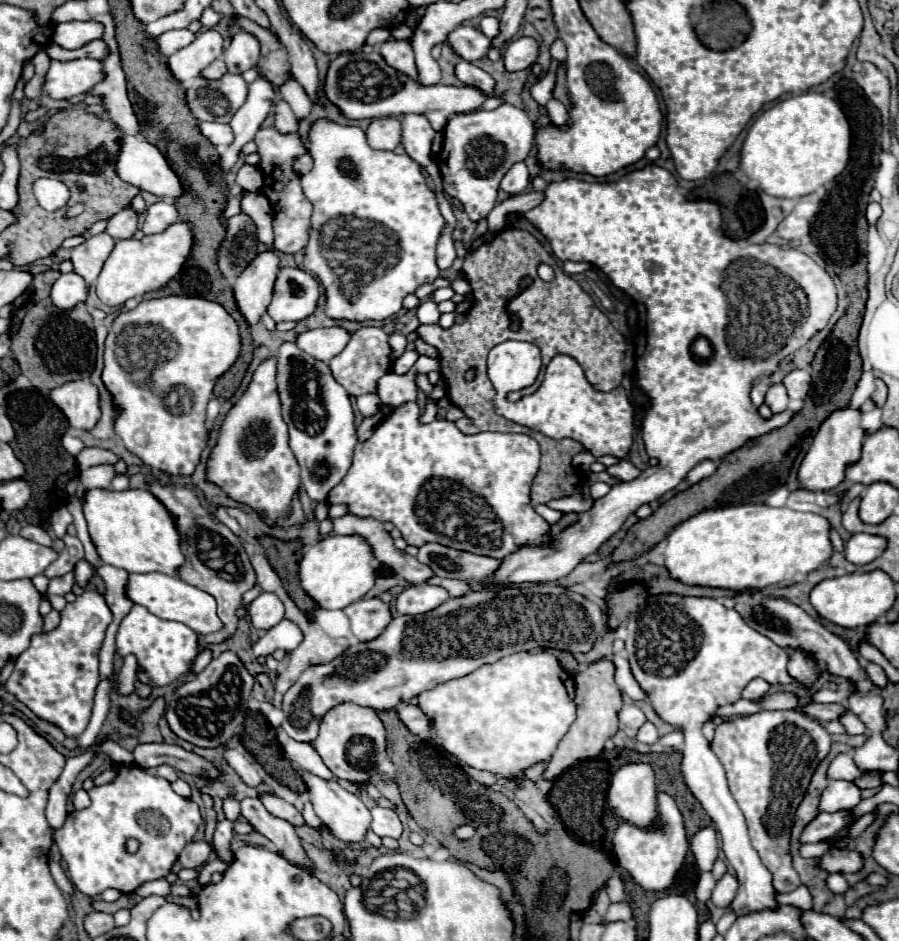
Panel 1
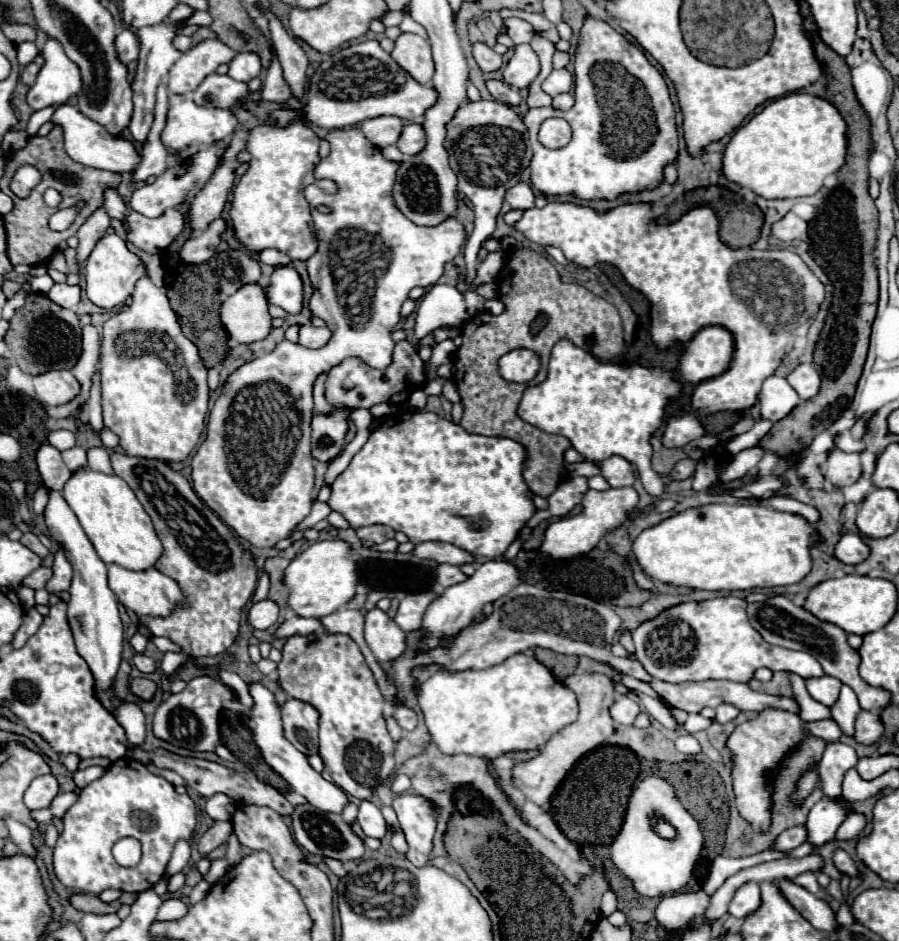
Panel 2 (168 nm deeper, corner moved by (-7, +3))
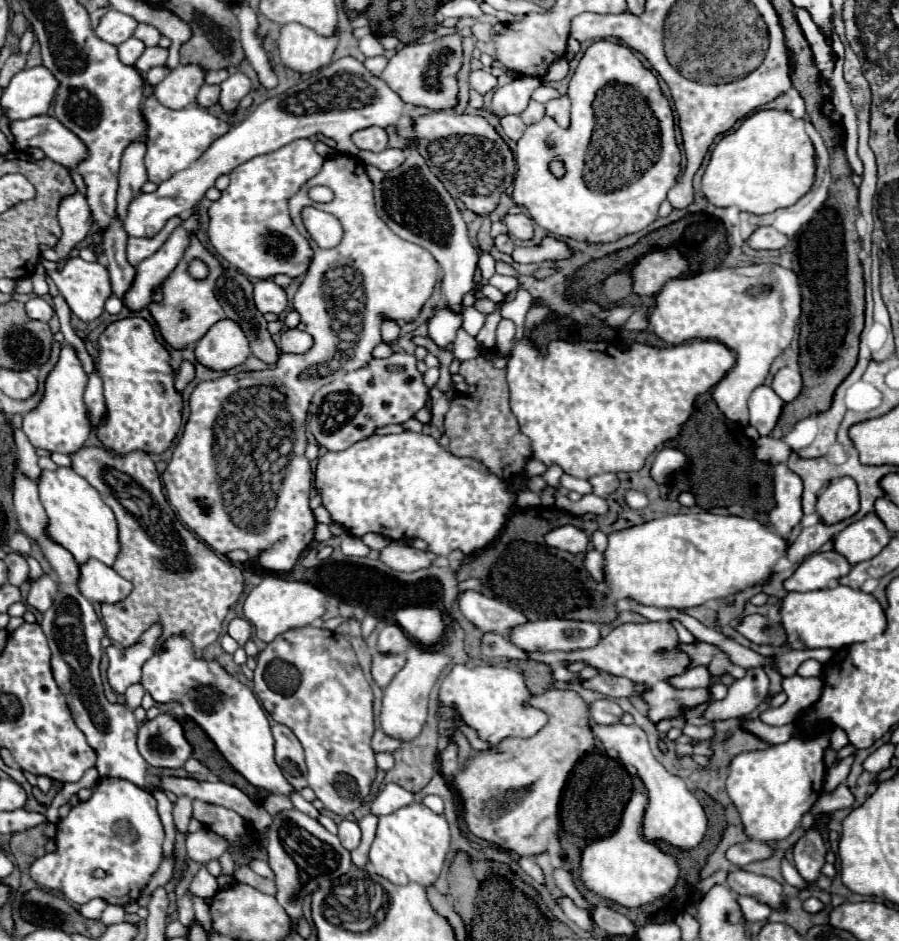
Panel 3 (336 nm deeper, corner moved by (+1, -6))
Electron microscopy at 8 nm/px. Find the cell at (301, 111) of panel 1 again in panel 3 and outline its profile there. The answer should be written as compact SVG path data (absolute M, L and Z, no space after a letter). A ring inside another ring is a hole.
M297 139L279 151L257 155L235 167L235 171L229 173L229 187L223 191L221 199L207 209L207 235L215 252L249 277L269 279L279 273L291 279L301 277L311 265L313 249L291 223L287 201L305 181L321 171L323 163L325 159L317 155L309 139Z

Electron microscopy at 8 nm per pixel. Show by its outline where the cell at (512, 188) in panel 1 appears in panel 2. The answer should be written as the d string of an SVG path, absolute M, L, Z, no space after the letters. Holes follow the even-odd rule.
M517 182L513 188L509 188L505 200L511 204L511 208L519 208L519 210L527 210L535 206L535 194L527 182Z

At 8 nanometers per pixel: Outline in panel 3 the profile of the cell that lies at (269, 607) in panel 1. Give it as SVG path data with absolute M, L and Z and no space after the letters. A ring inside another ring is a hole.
M233 619L227 625L227 635L233 637L239 643L239 647L243 647L245 641L251 637L251 623L247 623L247 619Z

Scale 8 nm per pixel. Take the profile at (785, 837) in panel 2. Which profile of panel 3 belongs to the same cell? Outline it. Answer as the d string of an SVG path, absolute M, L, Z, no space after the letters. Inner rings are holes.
M749 839L749 841L743 841L743 843L731 845L731 847L725 851L725 857L727 857L735 867L743 867L743 865L753 863L753 861L765 861L765 859L771 857L771 855L773 855L771 847L767 847L765 843L755 843L755 839Z

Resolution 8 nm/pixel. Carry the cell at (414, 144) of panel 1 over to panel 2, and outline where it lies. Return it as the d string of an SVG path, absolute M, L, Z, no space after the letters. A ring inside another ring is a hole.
M417 120L417 122L411 122L403 128L403 134L399 138L399 150L403 154L419 154L423 152L423 148L427 146L427 136L425 136L425 128L423 128L423 122Z

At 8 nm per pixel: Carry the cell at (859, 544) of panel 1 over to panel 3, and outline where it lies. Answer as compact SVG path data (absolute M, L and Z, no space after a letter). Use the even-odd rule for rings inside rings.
M835 551L815 553L807 557L797 571L783 581L785 591L815 591L827 589L837 583L839 577L849 573L849 563Z

